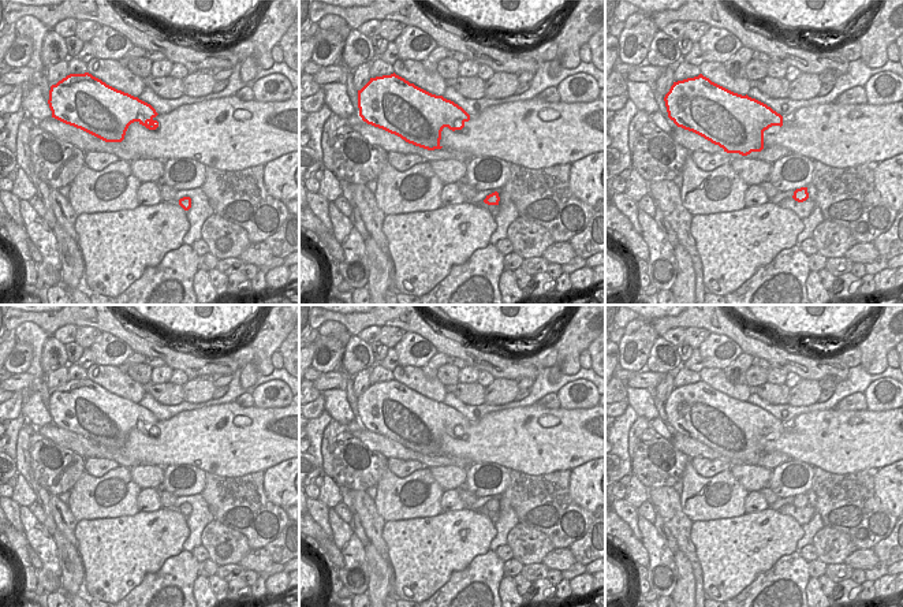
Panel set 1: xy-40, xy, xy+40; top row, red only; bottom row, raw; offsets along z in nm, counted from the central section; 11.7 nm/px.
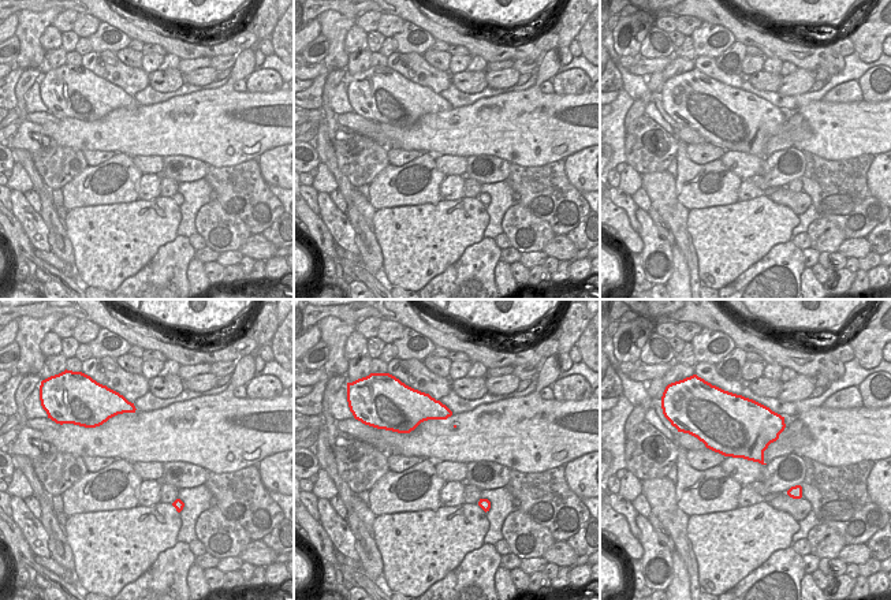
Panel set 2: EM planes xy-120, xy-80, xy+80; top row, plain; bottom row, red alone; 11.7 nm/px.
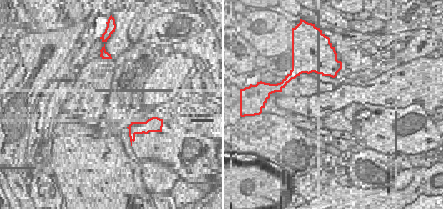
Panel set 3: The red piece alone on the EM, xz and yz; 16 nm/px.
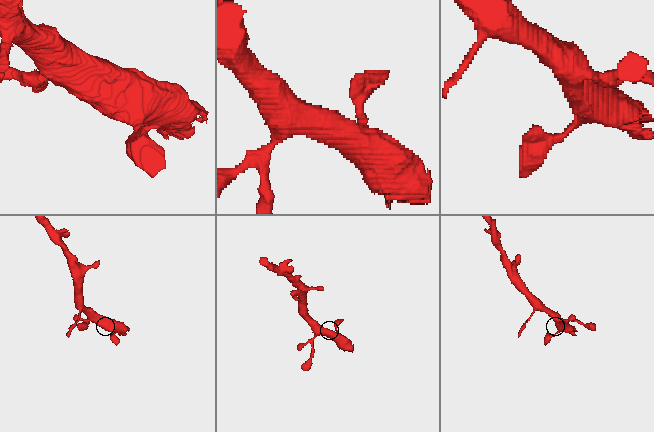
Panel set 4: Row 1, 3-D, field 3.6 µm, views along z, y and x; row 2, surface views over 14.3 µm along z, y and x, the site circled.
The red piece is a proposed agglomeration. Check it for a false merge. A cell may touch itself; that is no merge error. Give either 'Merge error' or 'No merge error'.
No merge error

